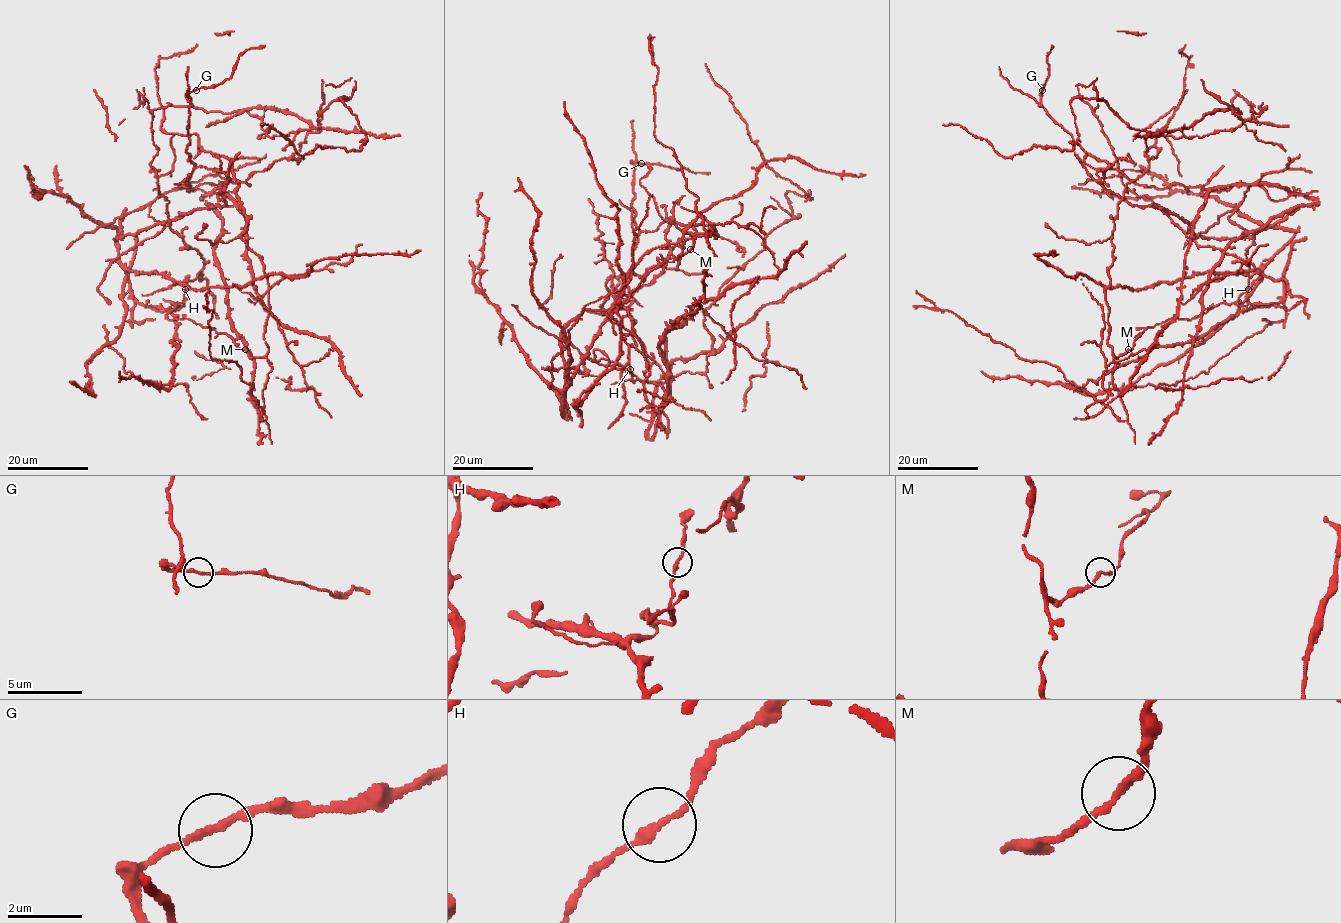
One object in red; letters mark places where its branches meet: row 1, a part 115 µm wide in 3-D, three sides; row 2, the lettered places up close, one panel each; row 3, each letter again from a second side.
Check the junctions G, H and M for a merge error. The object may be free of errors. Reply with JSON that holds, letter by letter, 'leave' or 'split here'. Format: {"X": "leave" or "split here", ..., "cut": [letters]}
{"G": "leave", "H": "leave", "M": "leave", "cut": []}

